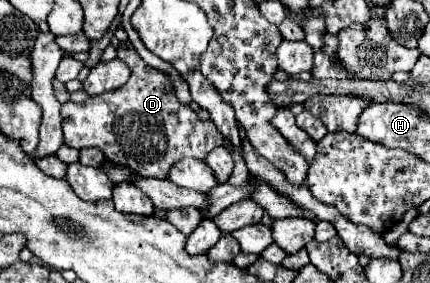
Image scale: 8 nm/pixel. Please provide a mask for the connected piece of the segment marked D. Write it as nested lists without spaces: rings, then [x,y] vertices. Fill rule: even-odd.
[[[129,39],[119,43],[117,57],[129,65],[129,81],[117,91],[89,97],[83,103],[65,103],[61,109],[65,145],[75,149],[97,147],[109,161],[157,179],[167,179],[171,165],[181,159],[205,159],[209,151],[223,145],[223,135],[215,123],[201,121],[189,105],[179,103],[171,77],[149,67]]]

